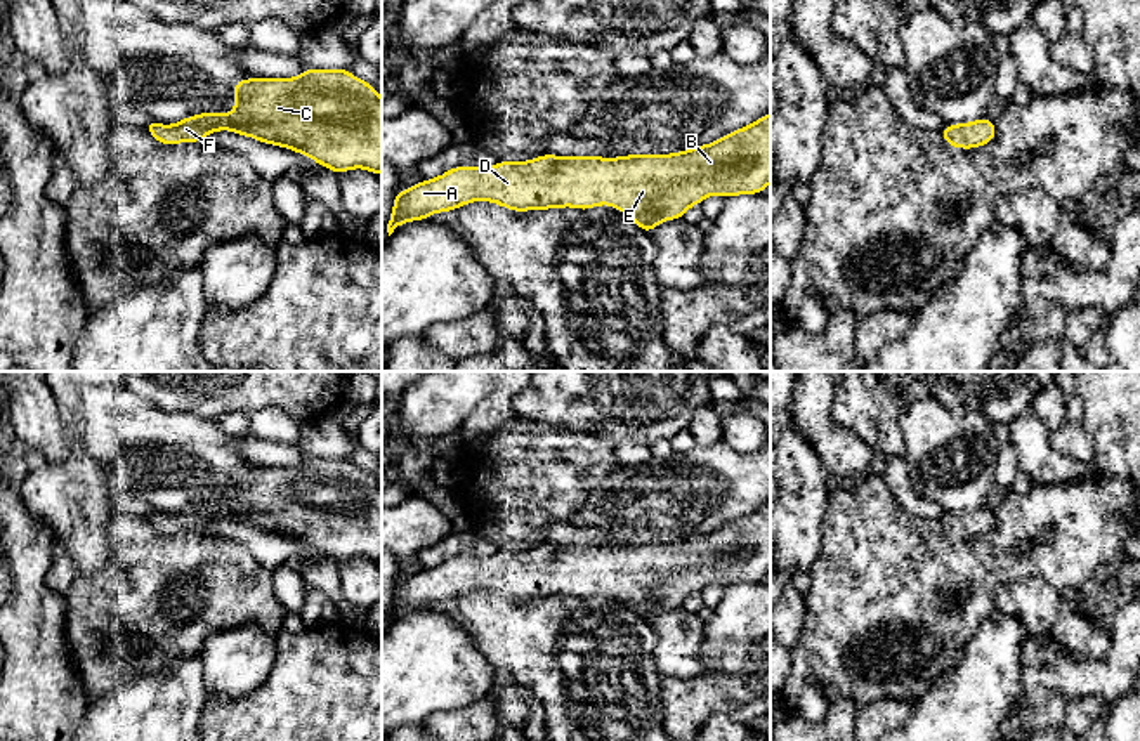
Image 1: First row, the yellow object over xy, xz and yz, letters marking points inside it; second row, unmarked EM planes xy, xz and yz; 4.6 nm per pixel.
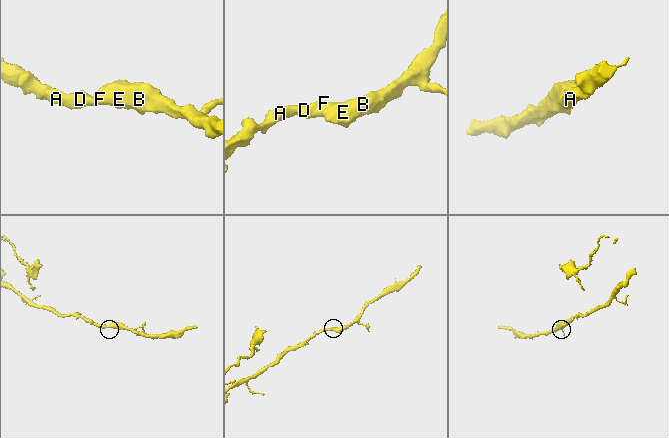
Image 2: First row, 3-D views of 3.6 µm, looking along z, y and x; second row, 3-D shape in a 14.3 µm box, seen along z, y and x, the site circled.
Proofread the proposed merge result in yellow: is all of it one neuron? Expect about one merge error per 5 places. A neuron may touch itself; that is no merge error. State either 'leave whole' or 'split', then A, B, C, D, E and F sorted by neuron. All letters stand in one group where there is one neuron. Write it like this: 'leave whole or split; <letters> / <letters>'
leave whole; A B C D E F

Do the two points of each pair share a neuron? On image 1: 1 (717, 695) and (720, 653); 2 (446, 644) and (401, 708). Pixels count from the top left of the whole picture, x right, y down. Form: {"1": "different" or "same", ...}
{"1": "different", "2": "same"}

